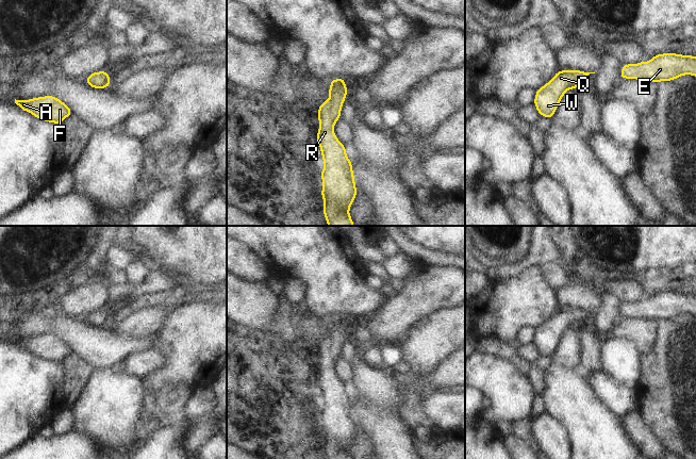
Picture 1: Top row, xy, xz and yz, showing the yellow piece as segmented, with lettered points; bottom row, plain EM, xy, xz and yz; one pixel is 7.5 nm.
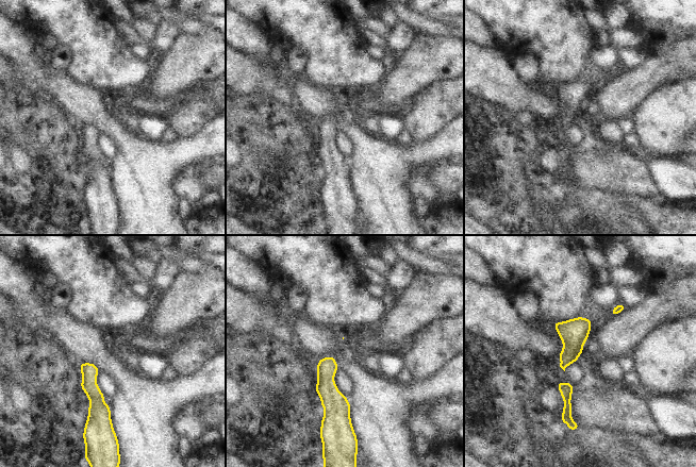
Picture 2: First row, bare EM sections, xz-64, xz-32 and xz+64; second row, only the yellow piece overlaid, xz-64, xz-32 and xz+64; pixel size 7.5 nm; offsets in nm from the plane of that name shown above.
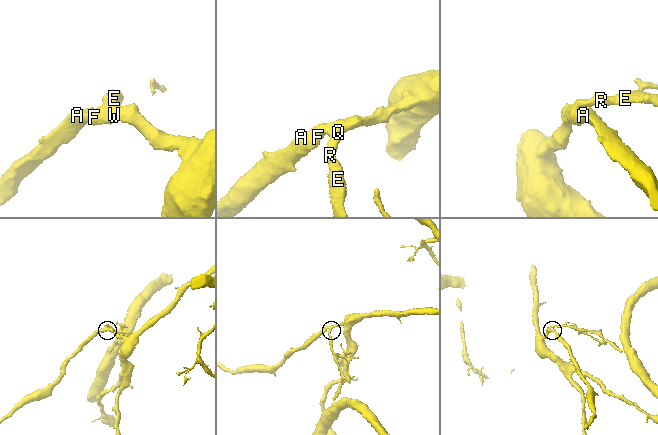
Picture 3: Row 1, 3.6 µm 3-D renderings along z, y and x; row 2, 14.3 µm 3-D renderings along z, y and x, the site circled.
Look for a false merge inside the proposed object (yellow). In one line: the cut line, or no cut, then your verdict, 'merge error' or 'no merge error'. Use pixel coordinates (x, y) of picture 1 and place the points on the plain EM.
no cut | no merge error

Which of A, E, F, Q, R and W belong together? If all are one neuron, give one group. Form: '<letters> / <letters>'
A E F Q R W

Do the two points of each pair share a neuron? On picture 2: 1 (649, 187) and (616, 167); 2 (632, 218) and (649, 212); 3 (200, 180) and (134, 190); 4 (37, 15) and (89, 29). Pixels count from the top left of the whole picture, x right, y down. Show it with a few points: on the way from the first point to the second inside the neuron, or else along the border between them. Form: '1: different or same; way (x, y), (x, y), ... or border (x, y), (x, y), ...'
1: same; way (641, 183), (630, 174), (625, 173)
2: different; border (626, 196), (626, 202), (639, 211), (646, 223)
3: different; border (188, 165), (172, 183), (179, 198)
4: same; way (50, 15), (73, 15), (77, 18)

